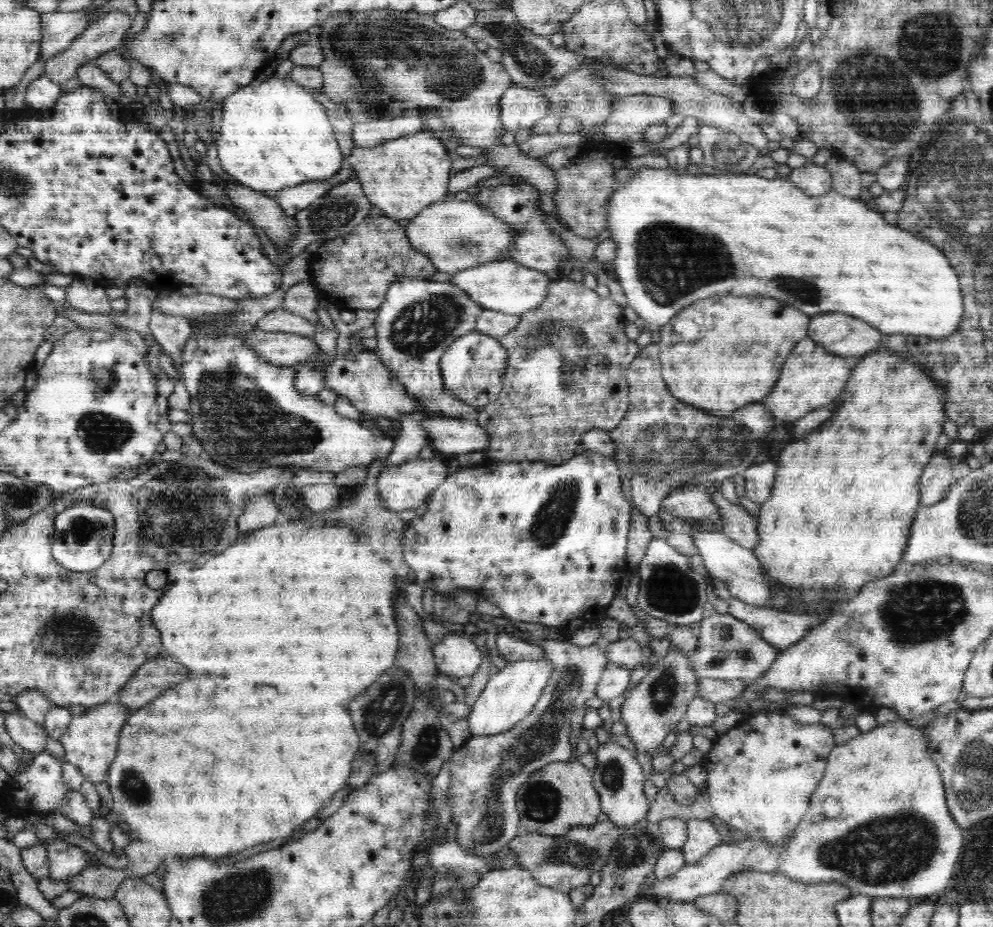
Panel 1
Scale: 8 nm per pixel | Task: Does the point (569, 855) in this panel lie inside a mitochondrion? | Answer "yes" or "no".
yes

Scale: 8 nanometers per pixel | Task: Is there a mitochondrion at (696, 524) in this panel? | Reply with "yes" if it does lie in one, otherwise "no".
no

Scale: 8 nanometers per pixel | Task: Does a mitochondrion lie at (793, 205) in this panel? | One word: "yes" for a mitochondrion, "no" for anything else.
no

